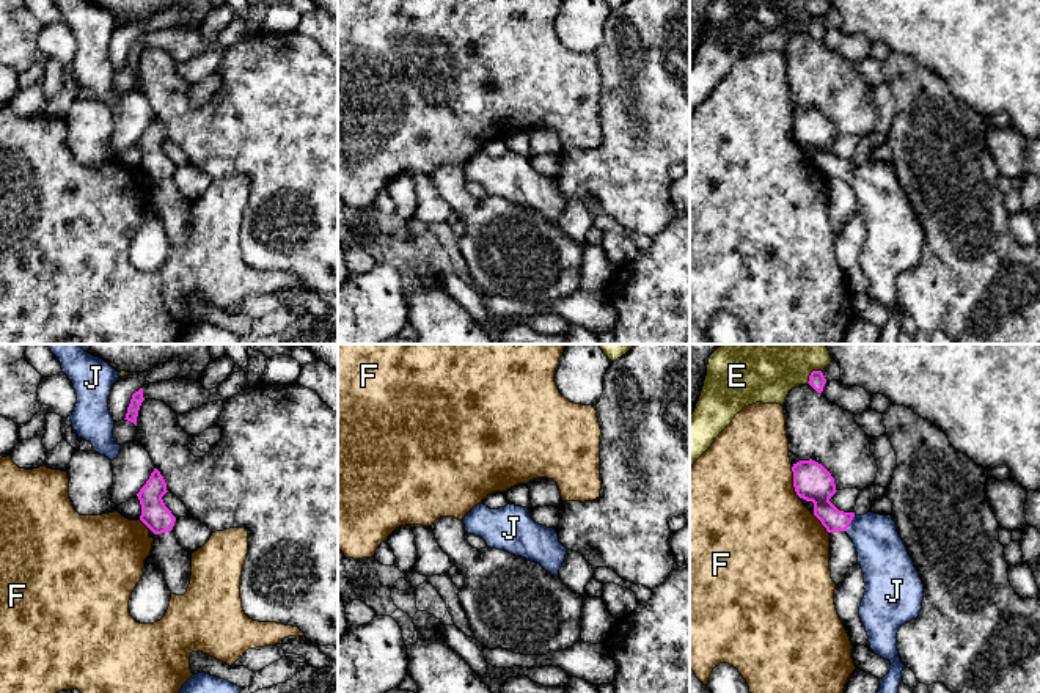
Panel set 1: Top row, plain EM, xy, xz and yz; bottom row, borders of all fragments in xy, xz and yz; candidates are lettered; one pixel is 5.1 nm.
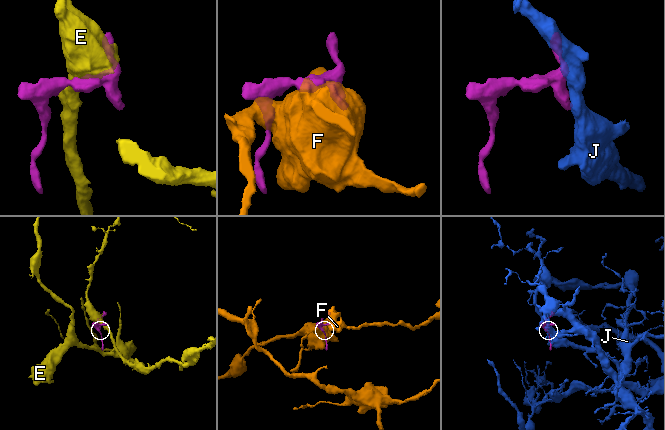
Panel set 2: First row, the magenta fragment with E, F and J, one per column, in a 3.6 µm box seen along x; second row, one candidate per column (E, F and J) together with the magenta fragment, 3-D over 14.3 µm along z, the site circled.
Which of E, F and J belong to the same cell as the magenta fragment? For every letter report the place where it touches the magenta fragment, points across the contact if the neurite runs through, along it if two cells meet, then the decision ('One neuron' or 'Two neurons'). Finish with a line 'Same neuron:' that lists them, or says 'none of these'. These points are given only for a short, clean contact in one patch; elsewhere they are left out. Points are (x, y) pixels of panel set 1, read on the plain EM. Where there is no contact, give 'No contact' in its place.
E: Touches magenta at yz (811, 21). Two neurons
F: Touches magenta at yz (794, 131). Two neurons
J: Touches magenta at yz (850, 170). Path across: yz (817, 134), (820, 150), (850, 170), (882, 201). One neuron
Same neuron: J

